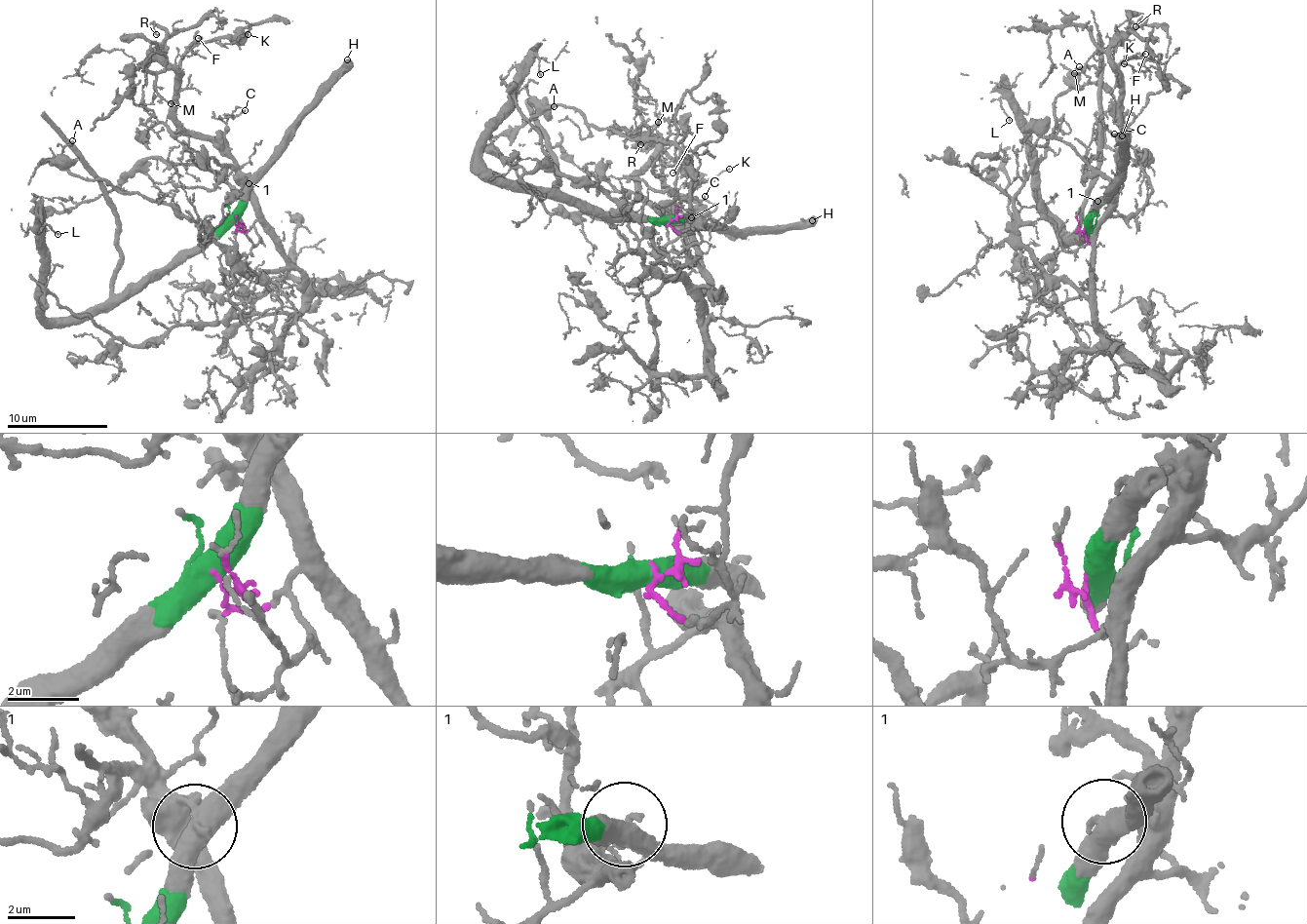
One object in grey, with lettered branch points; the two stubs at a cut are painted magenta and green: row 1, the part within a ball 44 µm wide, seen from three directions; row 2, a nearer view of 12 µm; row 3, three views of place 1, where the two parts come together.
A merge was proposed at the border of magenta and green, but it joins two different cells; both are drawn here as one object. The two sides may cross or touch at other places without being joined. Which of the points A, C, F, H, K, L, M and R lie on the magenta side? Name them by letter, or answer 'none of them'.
A, C, F, K, M, R

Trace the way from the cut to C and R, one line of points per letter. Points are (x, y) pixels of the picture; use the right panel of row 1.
C: (1085, 225), (1089, 243), (1094, 236), (1094, 225), (1107, 210), (1125, 155), (1124, 135), (1113, 133)
R: (1085, 225), (1091, 243), (1129, 141), (1121, 123), (1120, 69), (1110, 55), (1141, 18), (1136, 27)

